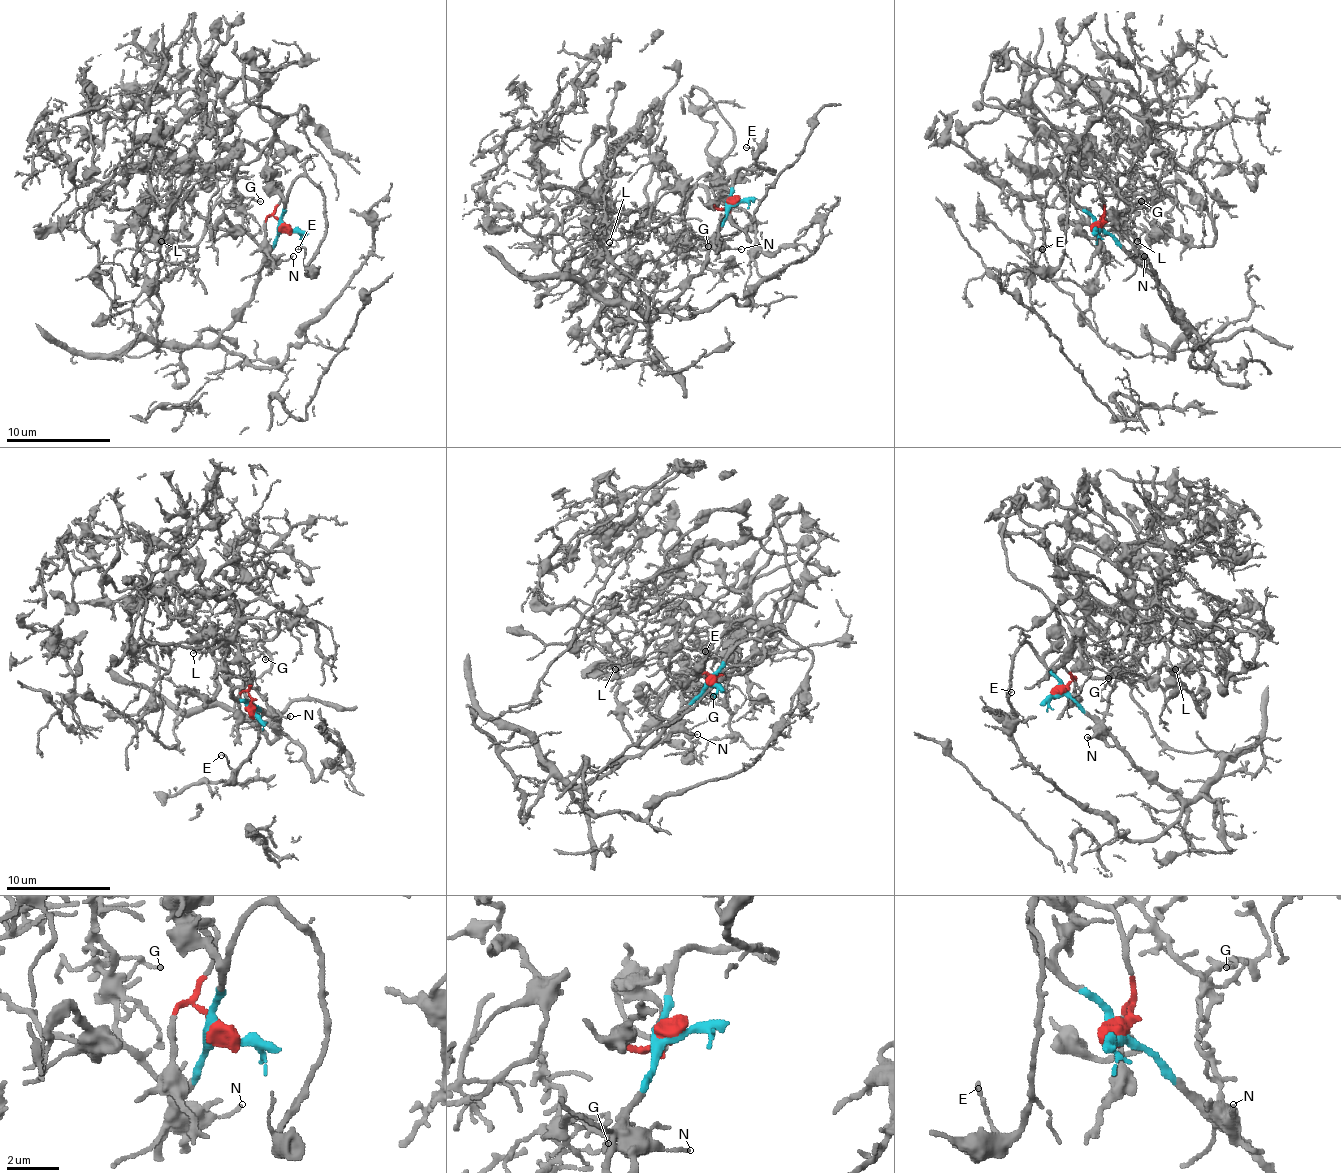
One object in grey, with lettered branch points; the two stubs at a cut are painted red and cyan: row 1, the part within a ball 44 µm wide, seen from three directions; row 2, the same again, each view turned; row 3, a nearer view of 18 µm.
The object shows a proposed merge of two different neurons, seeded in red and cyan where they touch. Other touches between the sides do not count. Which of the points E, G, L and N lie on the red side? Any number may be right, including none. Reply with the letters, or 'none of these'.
G, L, N

